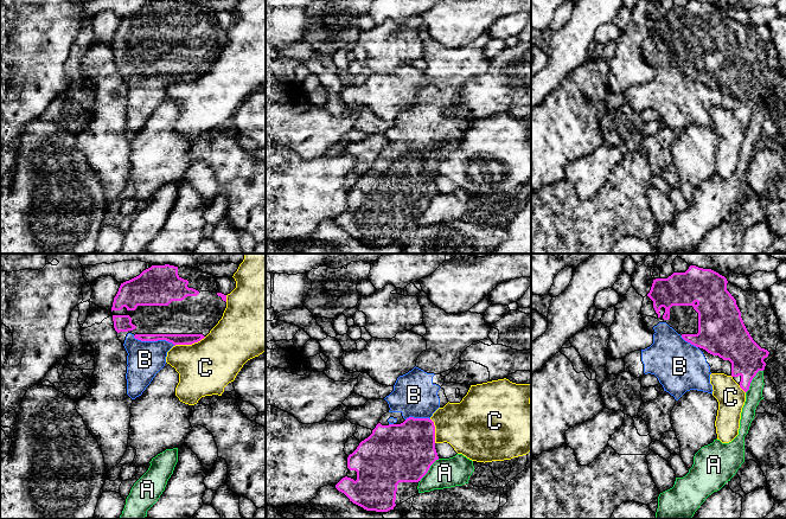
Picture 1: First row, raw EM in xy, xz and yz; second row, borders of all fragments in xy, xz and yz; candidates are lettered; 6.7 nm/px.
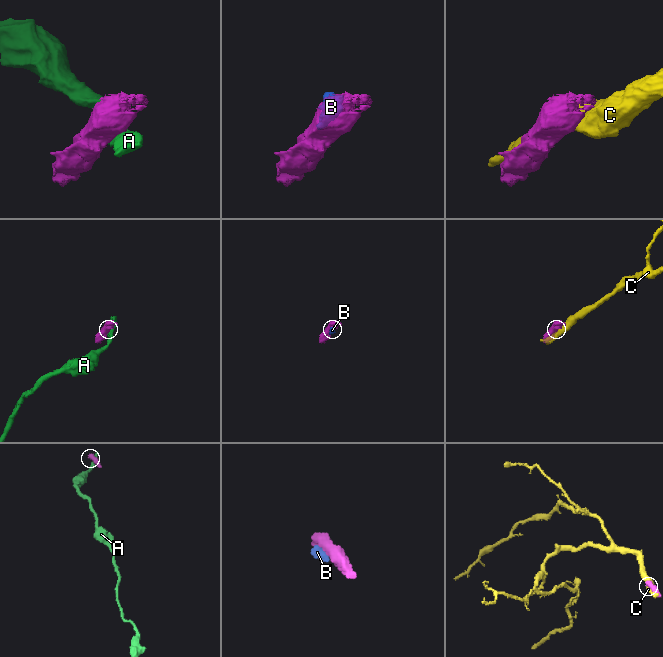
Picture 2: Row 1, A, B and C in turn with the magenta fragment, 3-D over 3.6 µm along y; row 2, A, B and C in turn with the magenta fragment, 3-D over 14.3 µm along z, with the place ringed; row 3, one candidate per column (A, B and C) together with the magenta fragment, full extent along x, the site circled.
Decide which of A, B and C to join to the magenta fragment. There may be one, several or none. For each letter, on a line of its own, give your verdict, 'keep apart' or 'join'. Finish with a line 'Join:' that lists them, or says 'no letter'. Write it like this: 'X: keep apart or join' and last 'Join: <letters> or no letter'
A: keep apart
B: join
C: keep apart
Join: B

